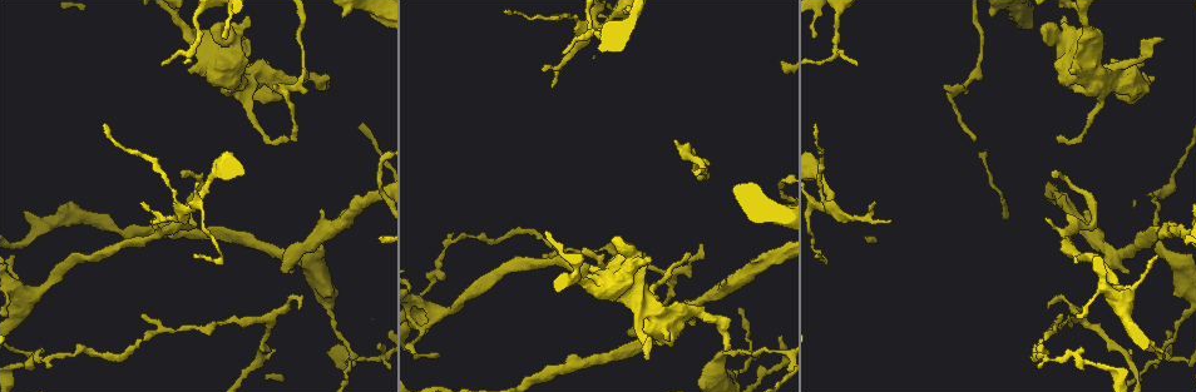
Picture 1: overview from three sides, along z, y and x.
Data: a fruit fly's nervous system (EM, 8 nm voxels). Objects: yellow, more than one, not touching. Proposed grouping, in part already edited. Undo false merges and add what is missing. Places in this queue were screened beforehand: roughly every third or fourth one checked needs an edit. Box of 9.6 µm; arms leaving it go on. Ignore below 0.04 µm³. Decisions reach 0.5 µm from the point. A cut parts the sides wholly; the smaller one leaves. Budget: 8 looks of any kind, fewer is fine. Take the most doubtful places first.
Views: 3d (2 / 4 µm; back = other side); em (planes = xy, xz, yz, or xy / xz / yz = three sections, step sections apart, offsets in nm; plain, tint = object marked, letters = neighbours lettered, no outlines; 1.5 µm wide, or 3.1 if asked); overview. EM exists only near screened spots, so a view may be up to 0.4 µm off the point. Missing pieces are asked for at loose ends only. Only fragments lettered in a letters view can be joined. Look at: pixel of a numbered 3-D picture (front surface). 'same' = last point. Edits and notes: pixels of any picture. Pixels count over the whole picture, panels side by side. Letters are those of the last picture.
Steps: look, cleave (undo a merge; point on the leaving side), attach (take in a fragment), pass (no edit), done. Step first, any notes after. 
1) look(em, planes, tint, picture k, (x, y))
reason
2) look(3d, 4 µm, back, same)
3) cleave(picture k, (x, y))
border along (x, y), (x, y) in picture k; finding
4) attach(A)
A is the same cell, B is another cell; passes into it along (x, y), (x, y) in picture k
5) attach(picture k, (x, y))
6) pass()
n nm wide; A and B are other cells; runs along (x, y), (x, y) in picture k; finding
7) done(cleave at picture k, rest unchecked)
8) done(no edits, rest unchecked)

look(3d, 4 µm, picture 1, (1152, 80))
branch stops here

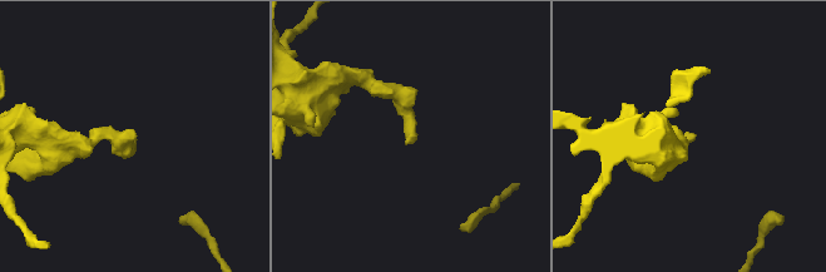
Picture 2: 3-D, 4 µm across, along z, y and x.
look(em, planes, tint, picture 2, (415, 140))
now the EM

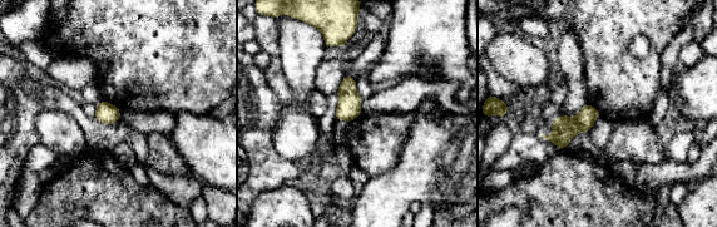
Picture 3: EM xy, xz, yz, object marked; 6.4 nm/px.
look(em, planes, letters, same)

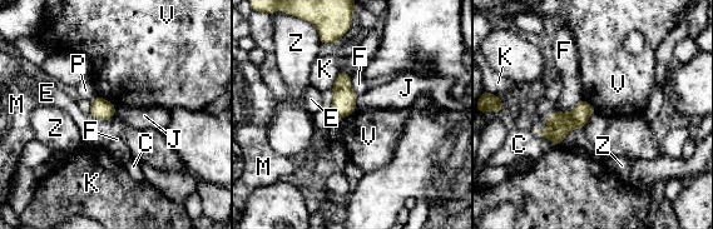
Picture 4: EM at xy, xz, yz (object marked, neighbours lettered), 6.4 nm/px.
pass()
C, E, F, J, K, M, P, V and Z are other cells; border along (98, 95), (109, 100), (115, 106) in picture 4; none of them fits

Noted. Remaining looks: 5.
look(em, planes, tint, picture 1, (247, 17))

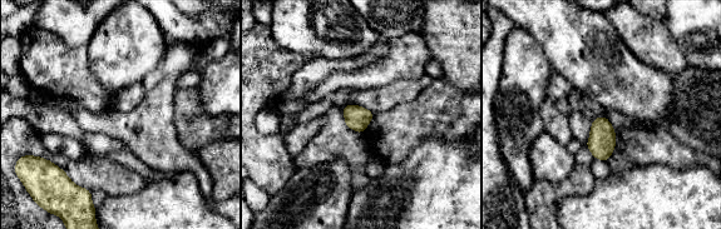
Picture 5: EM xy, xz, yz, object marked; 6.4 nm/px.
look(em, planes, letters, same)
what lies round it

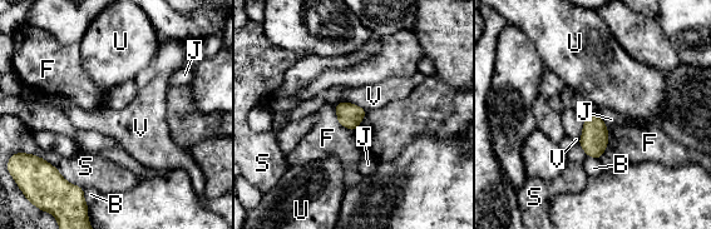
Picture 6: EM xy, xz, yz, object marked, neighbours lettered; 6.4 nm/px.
pass()
S touches over 360 nm; B, F, J, S, U and V are other cells; border along (597, 113), (607, 127) in picture 6; no lettered fragment goes on from it

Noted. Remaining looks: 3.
look(em, planes, letters, picture 1, (292, 275))
free end

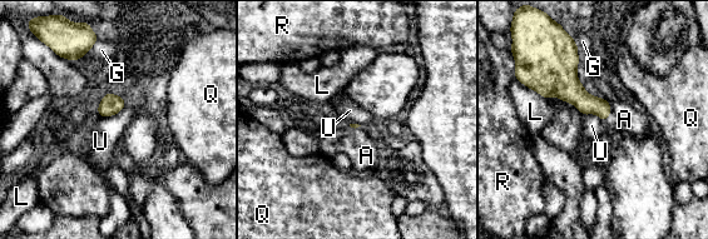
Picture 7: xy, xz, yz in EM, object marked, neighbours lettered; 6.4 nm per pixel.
attach(A)
U touches over 200 nm; A is the same cell, G, L, Q, R and U are other cells; the cell continues

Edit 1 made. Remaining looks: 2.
done(attach at picture 7, rest unchecked)

